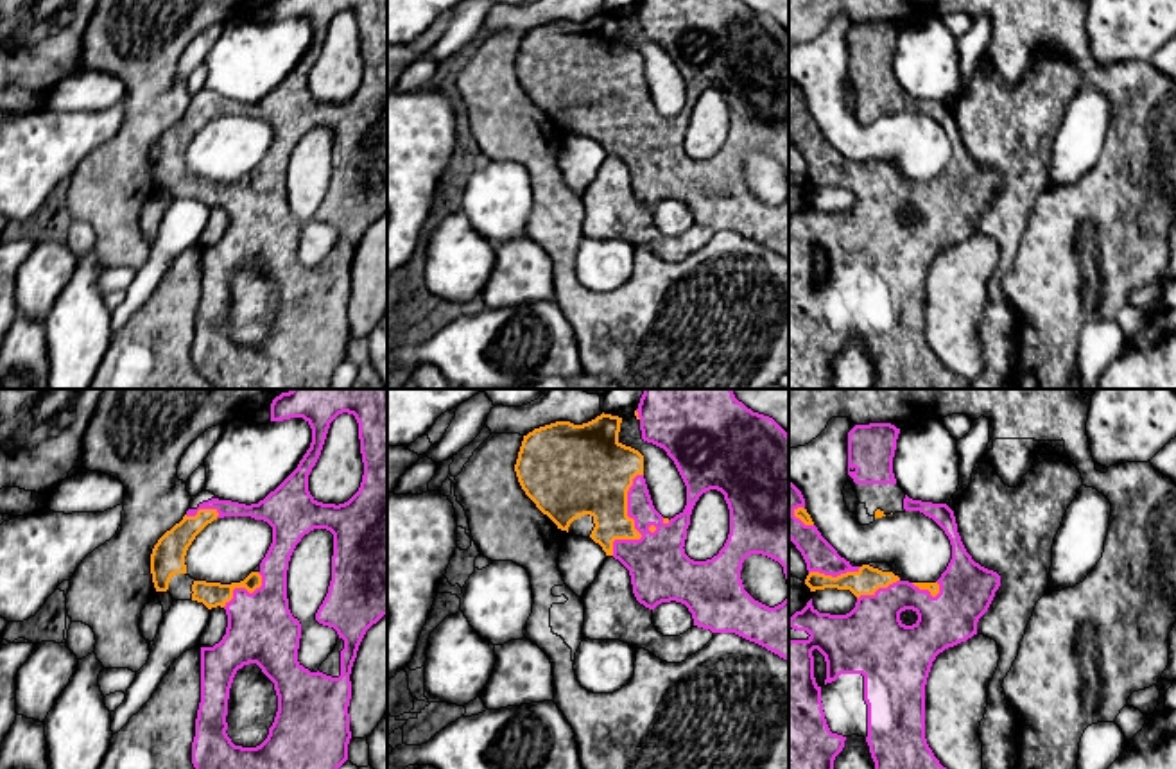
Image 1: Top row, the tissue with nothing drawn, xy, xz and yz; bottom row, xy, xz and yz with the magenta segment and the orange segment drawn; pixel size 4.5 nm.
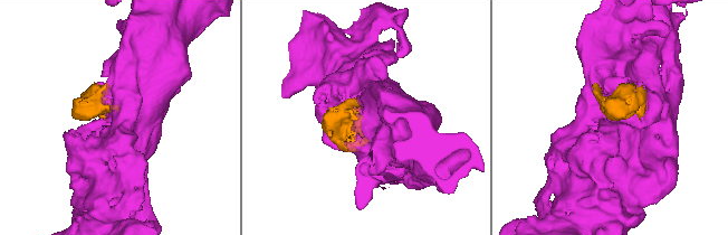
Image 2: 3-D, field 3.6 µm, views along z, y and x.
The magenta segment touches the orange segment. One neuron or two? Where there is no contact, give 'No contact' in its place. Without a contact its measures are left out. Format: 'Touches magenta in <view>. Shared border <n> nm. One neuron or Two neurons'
Touches magenta in xz. Shared border 400 nm. One neuron

